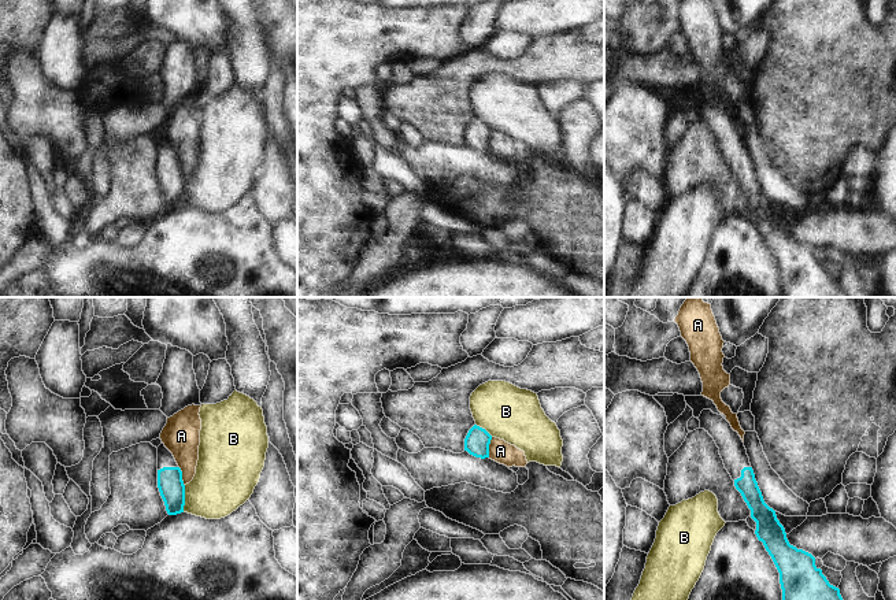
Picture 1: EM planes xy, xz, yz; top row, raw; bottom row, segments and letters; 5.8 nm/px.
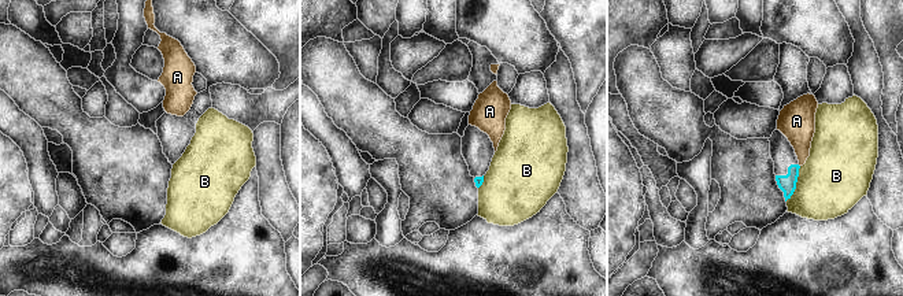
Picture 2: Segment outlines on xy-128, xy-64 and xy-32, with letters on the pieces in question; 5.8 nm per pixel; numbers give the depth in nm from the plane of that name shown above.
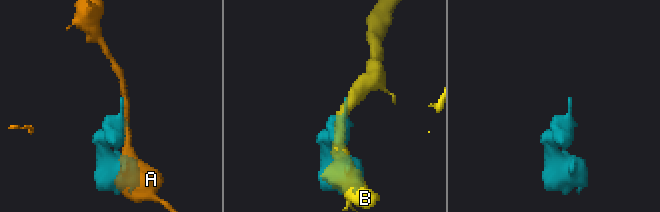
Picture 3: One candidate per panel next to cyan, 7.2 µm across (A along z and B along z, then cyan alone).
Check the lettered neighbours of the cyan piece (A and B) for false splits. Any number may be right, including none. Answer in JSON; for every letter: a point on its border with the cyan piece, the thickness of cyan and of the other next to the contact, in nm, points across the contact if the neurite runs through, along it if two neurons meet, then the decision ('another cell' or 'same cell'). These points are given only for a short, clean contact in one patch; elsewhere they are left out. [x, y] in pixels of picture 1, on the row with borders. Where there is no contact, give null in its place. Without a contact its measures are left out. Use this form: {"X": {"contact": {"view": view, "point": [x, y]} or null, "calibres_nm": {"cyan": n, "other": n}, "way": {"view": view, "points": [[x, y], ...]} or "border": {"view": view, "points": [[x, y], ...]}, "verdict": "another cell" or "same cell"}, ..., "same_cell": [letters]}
{"A": {"contact": {"view": "xz", "point": [488, 447]}, "calibres_nm": {"cyan": 150, "other": 130}, "verdict": "another cell"}, "B": {"contact": {"view": "xy", "point": [184, 499]}, "calibres_nm": {"cyan": 150, "other": 340}, "border": {"view": "xy", "points": [[185, 485], [182, 511]]}, "verdict": "another cell"}, "same_cell": []}

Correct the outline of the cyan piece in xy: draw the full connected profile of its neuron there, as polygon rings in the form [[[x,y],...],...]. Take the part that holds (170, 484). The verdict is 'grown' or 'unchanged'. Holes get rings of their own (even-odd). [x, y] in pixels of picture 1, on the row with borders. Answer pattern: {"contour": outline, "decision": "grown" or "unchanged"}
{"contour": [[[163,442],[158,447],[158,488],[169,515],[184,512],[185,485],[182,471]]], "decision": "grown"}

